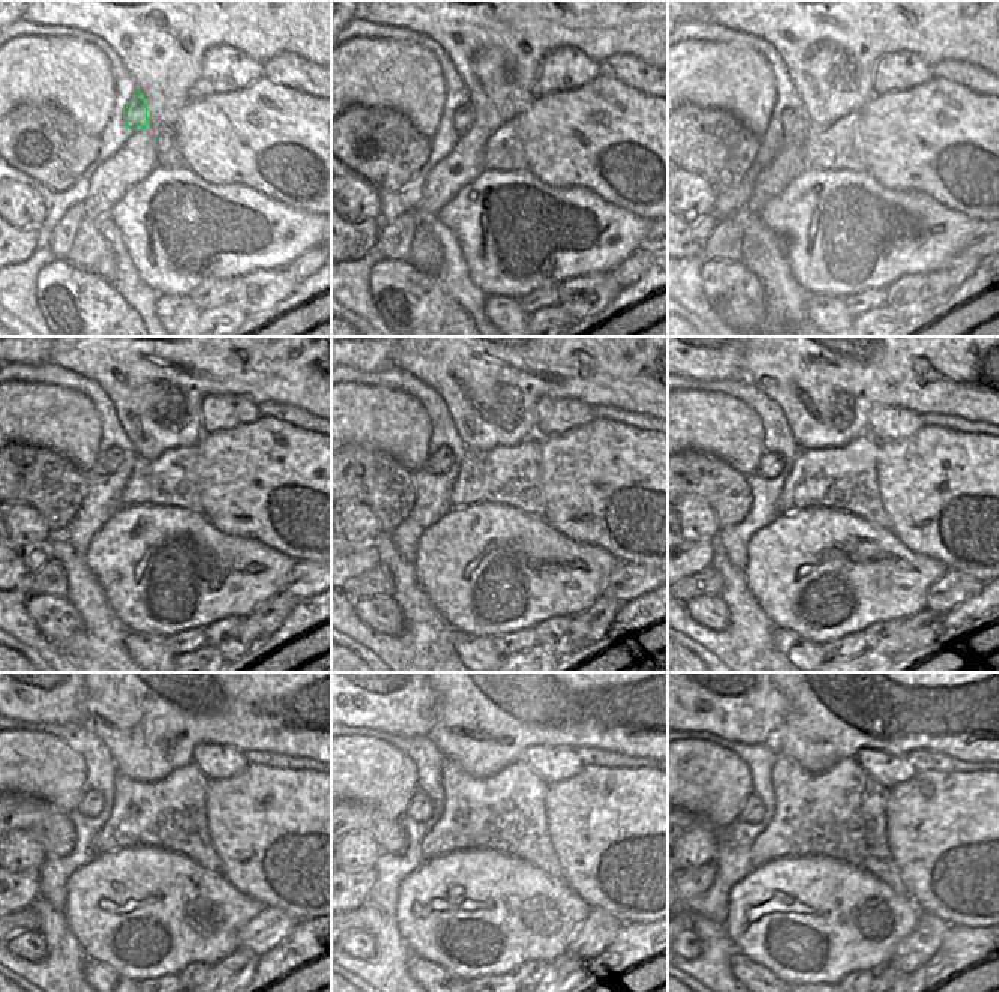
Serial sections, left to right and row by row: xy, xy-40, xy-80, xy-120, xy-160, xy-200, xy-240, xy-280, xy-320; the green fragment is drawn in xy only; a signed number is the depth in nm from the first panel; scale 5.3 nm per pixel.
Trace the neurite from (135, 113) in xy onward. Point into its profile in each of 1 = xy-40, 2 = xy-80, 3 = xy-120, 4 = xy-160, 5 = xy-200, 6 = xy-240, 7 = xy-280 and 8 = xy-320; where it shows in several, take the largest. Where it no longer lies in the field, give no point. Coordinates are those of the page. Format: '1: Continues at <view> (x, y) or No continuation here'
1: Continues at xy-40 (464, 116)
2: Continues at xy-80 (791, 120)
3: Continues at xy-120 (113, 458)
4: Continues at xy-160 (440, 461)
5: Continues at xy-200 (770, 465)
6: Continues at xy-240 (90, 805)
7: Continues at xy-280 (419, 808)
8: Continues at xy-320 (752, 812).

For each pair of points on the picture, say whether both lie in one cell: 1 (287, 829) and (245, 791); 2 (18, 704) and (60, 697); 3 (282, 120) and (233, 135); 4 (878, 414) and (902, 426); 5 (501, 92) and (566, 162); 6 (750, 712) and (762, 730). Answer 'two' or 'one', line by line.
1: one
2: one
3: one
4: one
5: two
6: one

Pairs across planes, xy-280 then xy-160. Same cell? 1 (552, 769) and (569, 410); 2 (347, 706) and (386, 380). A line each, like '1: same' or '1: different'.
1: same
2: different

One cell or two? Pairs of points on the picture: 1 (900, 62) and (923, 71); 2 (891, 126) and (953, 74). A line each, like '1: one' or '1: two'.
1: one
2: two

